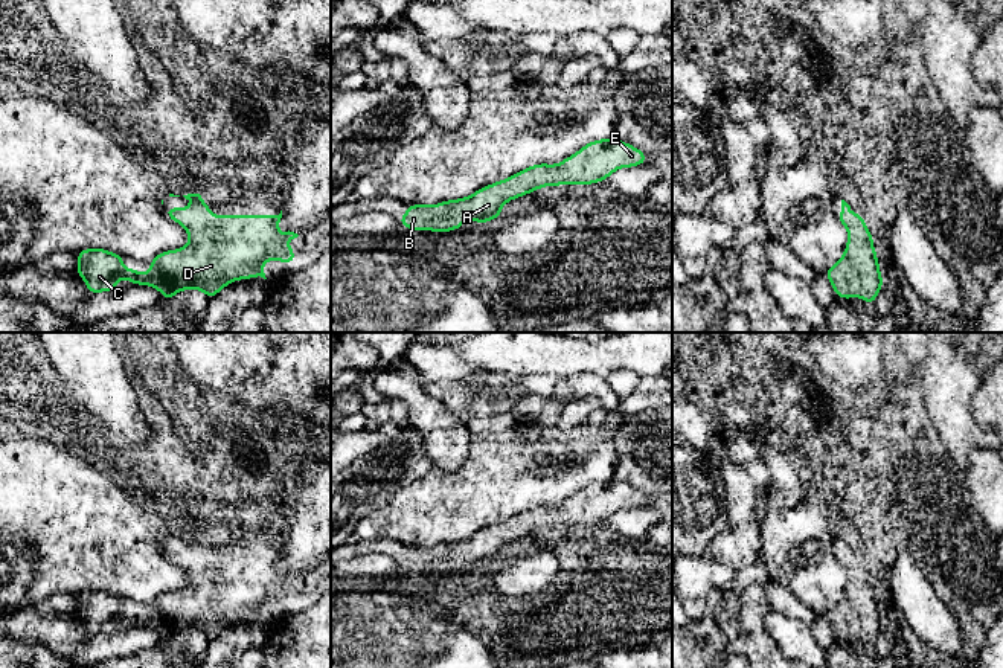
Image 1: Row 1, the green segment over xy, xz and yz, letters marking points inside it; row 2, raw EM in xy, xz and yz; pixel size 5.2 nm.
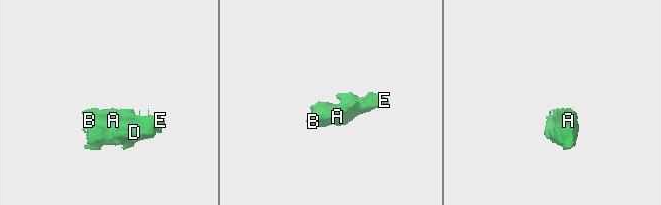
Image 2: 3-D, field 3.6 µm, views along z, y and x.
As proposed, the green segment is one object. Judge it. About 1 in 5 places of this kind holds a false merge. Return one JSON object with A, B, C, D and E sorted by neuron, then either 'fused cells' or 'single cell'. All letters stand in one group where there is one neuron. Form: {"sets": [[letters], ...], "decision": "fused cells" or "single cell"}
{"sets": [["A", "B", "C", "D", "E"]], "decision": "single cell"}

